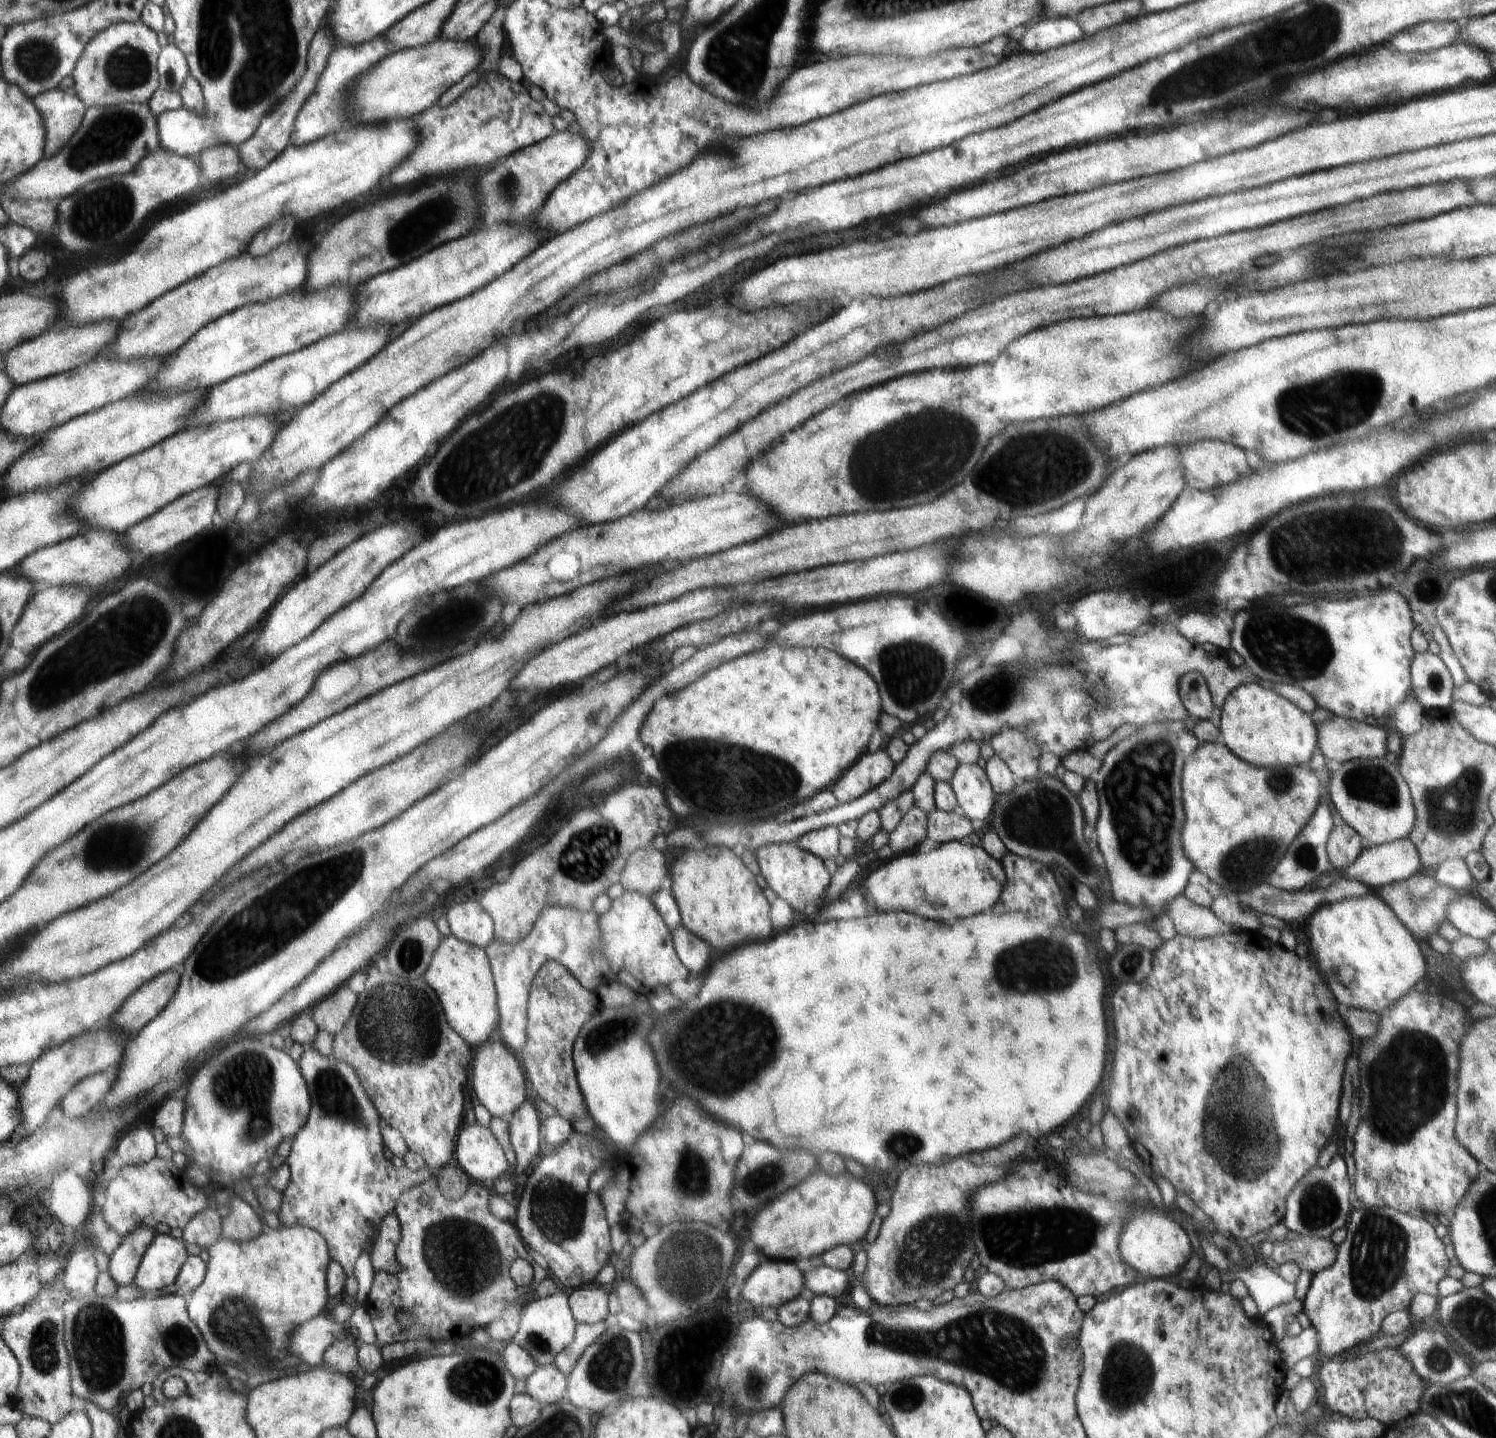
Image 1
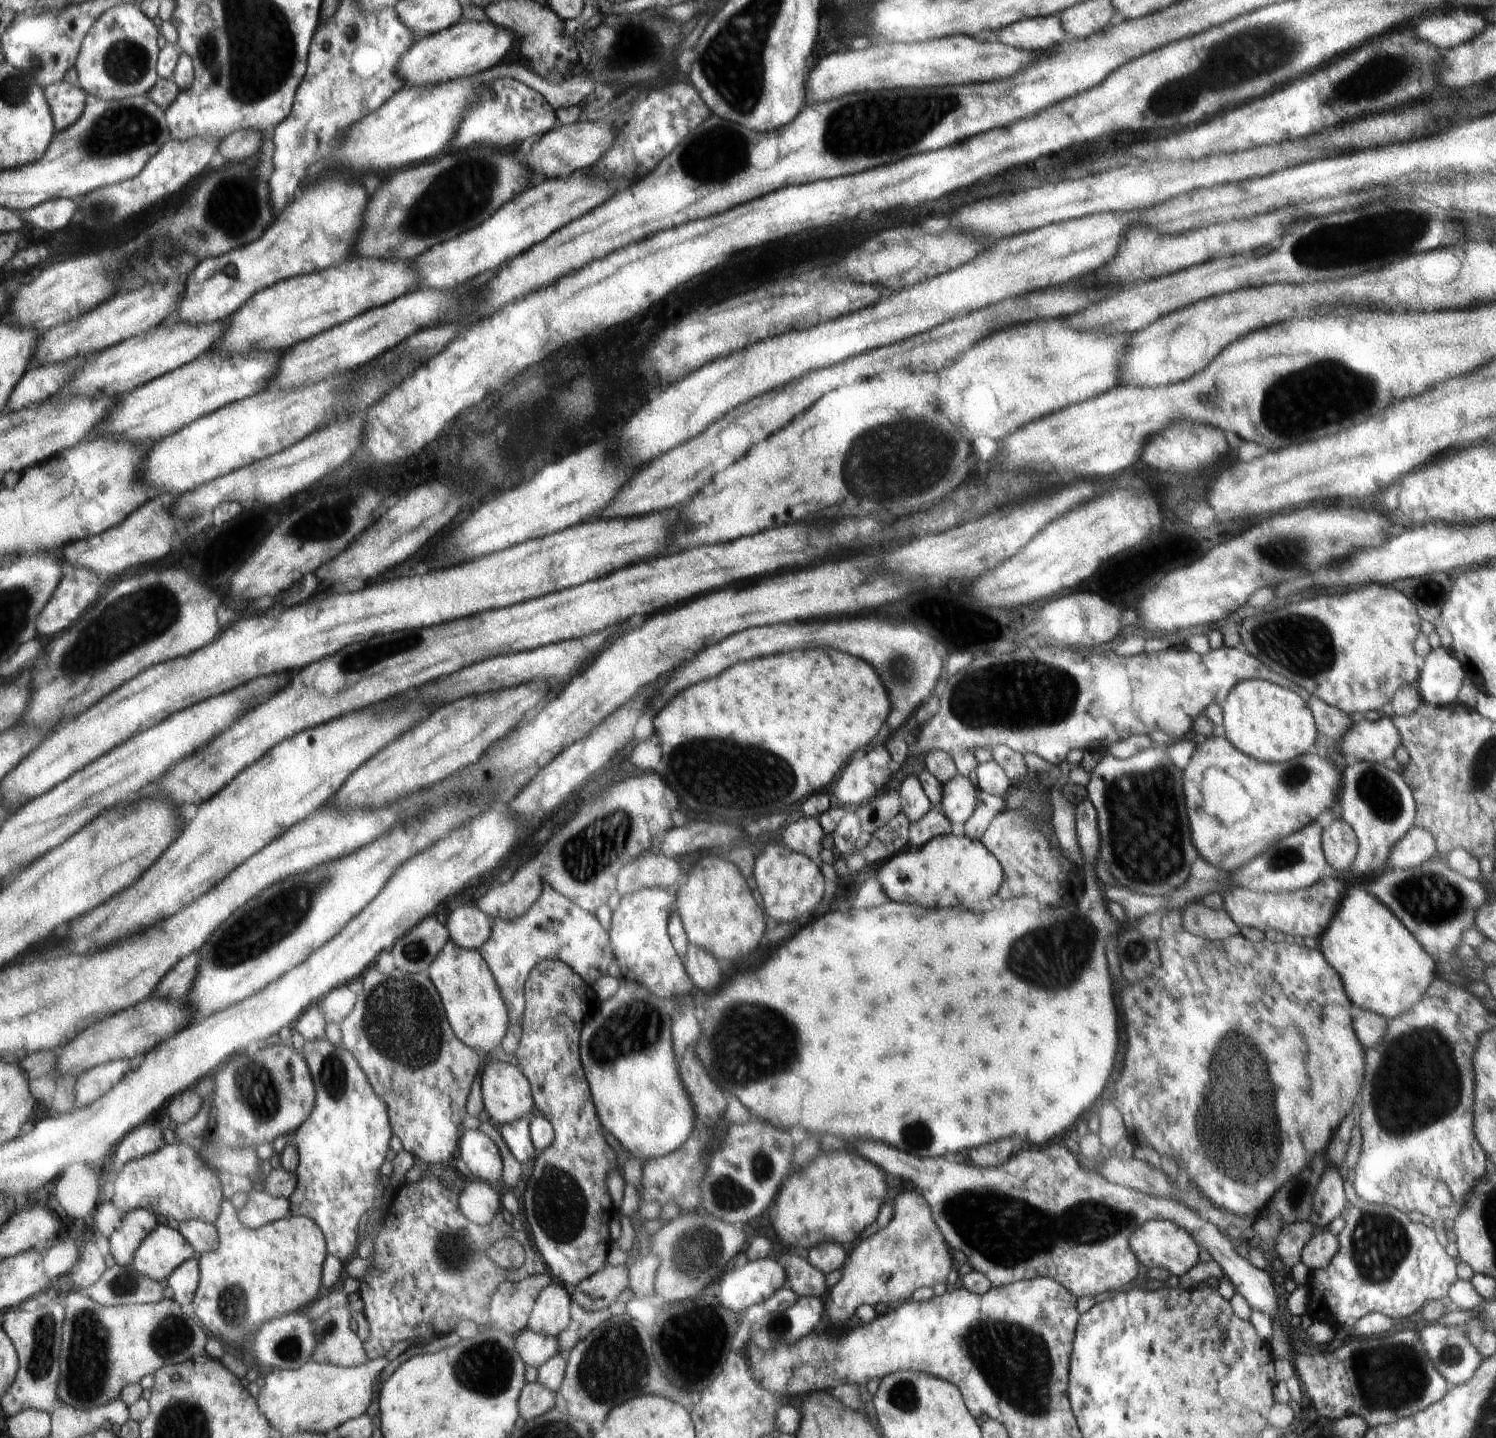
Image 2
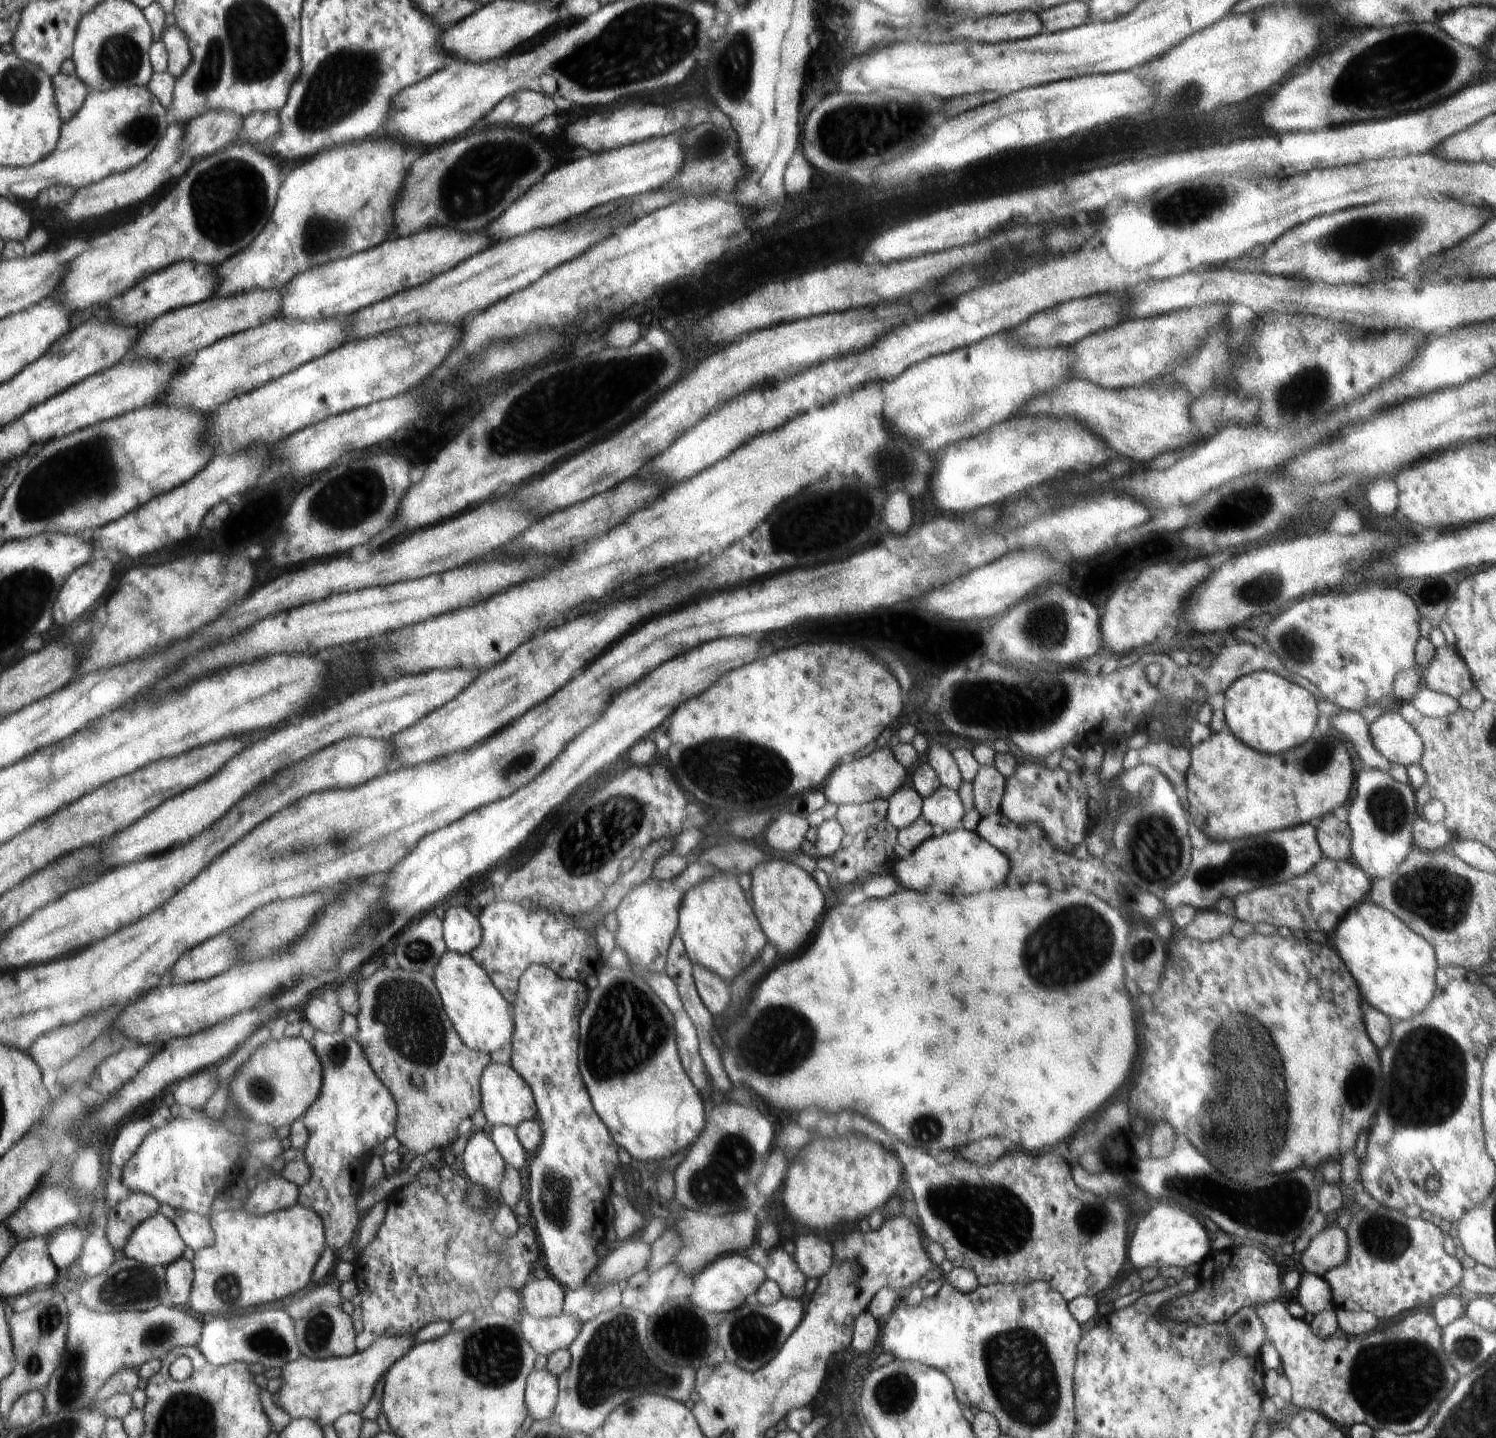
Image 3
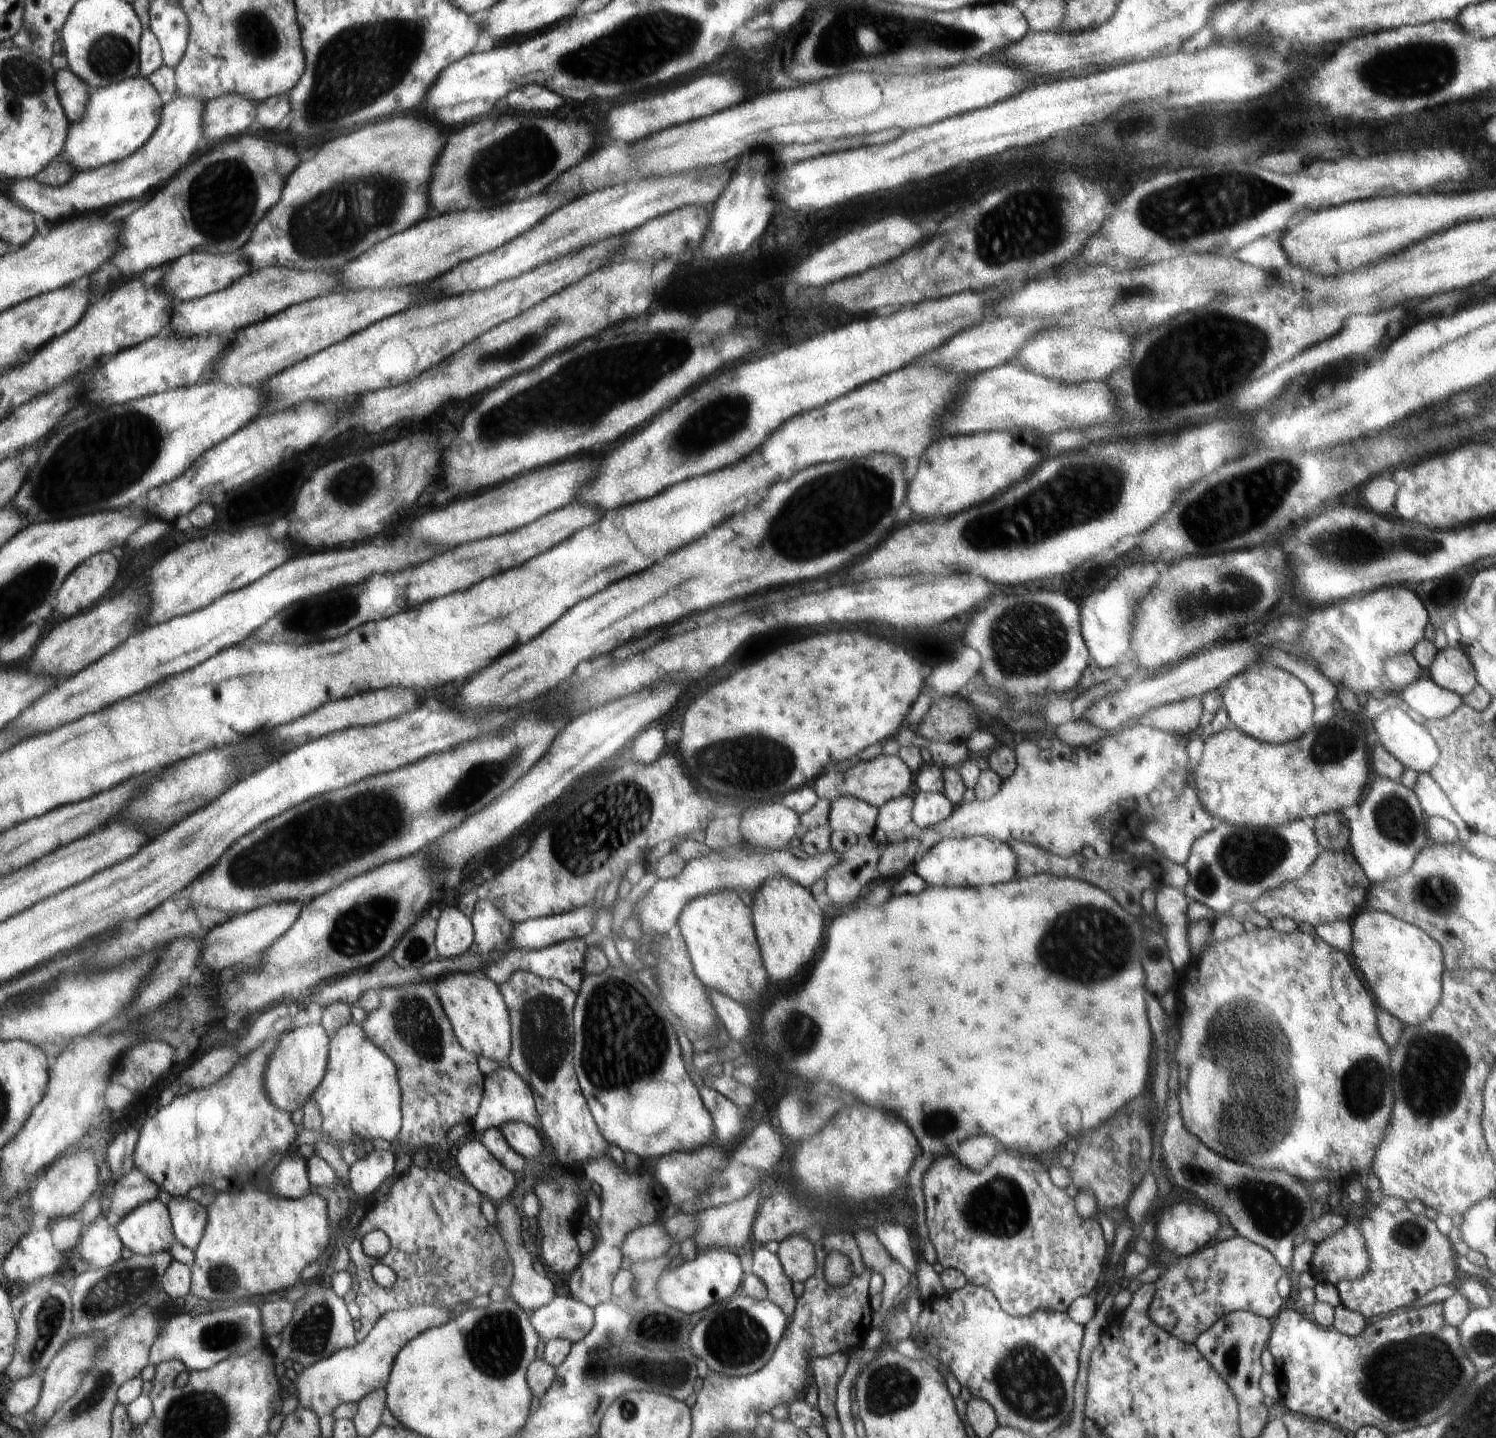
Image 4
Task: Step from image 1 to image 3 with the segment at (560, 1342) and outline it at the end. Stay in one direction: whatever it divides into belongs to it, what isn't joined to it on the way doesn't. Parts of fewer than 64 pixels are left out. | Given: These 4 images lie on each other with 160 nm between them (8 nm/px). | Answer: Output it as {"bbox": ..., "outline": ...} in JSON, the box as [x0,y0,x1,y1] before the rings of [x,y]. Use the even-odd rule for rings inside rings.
{"bbox":[520,1277,564,1319],"outline":[[[554,1277],[530,1280],[521,1288],[520,1296],[523,1300],[524,1311],[532,1317],[543,1319],[558,1317],[562,1314],[564,1292]]]}

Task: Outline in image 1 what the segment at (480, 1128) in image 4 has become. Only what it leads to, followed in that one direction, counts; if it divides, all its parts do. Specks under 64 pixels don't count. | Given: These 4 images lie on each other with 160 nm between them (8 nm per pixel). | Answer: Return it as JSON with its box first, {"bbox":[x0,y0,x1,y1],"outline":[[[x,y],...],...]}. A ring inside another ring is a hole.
{"bbox":[471,1030,526,1123],"outline":[[[500,1030],[494,1033],[487,1041],[476,1047],[473,1063],[471,1064],[471,1086],[474,1098],[488,1110],[492,1118],[504,1119],[507,1123],[526,1100],[526,1078],[520,1066],[520,1060],[504,1046]]]}

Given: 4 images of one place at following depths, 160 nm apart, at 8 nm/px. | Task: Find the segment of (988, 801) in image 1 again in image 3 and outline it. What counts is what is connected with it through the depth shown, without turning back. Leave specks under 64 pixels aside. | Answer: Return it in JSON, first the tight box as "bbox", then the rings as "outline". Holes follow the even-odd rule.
{"bbox":[922,786,964,833],"outline":[[[941,786],[932,796],[922,799],[922,819],[926,819],[933,827],[940,826],[944,833],[952,833],[962,828],[964,804],[958,795],[958,791]]]}

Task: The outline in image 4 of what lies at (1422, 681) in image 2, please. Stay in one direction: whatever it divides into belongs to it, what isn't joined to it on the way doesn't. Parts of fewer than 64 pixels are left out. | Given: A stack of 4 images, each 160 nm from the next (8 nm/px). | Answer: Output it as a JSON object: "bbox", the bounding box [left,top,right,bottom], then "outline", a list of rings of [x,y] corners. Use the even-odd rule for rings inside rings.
{"bbox":[1428,646,1479,697],"outline":[[[1448,646],[1437,651],[1428,673],[1438,686],[1454,691],[1461,697],[1470,694],[1479,684],[1473,664],[1461,648]]]}

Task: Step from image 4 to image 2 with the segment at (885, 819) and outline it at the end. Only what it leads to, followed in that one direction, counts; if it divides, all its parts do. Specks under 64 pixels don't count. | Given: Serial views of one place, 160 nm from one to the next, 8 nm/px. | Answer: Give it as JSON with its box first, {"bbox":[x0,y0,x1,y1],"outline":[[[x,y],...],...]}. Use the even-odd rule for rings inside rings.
{"bbox":[896,776,932,823],"outline":[[[906,776],[901,784],[896,785],[898,798],[900,798],[900,812],[914,823],[932,810],[930,802],[918,782],[916,776]]]}

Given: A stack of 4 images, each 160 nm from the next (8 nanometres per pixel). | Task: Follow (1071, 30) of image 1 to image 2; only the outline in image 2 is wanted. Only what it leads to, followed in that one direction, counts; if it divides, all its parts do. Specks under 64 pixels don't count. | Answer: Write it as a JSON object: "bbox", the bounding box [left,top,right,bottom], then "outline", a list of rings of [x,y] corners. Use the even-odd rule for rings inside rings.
{"bbox":[996,15,1064,50],"outline":[[[1058,15],[1031,18],[1028,22],[1018,21],[1016,26],[1008,26],[1008,30],[1000,30],[996,34],[1000,42],[1008,42],[1010,46],[1024,50],[1050,50],[1064,40],[1064,30]]]}

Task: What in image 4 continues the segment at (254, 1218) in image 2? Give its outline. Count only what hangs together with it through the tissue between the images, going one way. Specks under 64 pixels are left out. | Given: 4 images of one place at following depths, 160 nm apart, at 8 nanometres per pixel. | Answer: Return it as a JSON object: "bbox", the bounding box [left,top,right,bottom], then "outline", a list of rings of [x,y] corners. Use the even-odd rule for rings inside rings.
{"bbox":[269,1151,312,1199],"outline":[[[294,1151],[278,1164],[269,1176],[269,1192],[285,1199],[306,1197],[312,1190],[307,1175],[306,1158],[296,1155]]]}

